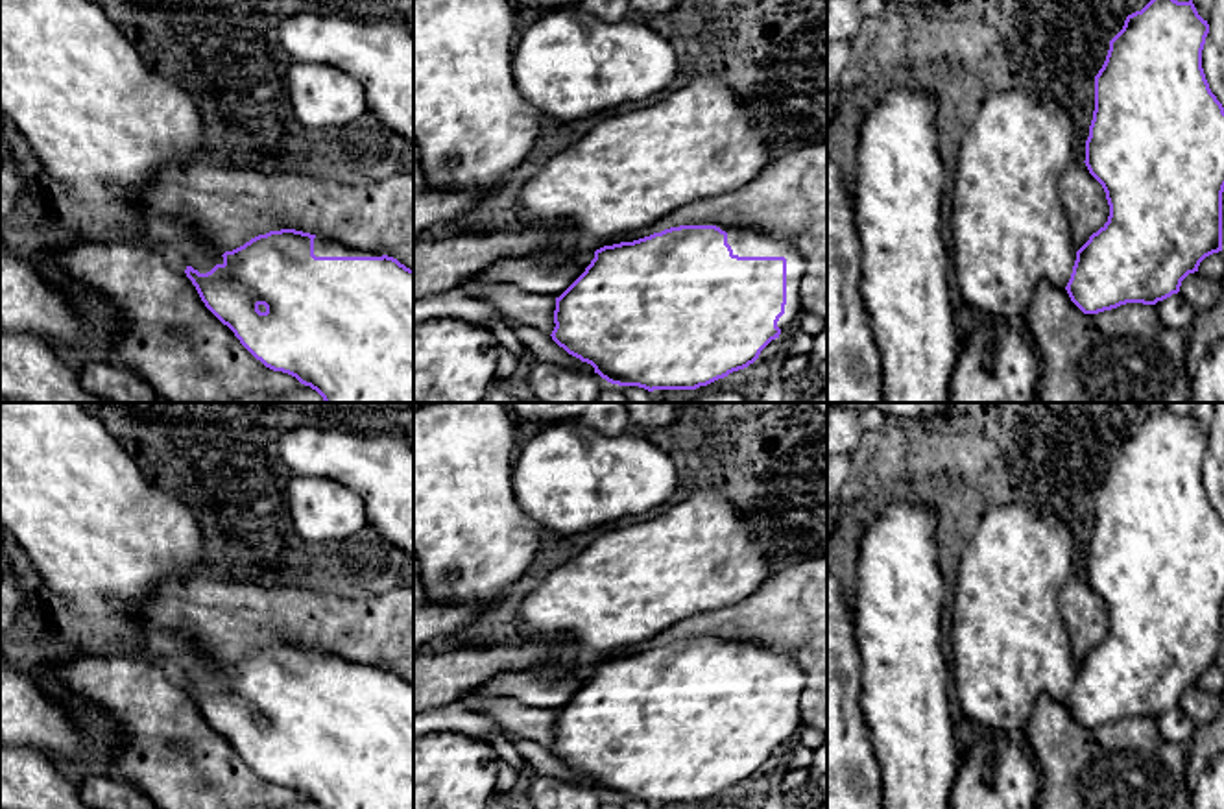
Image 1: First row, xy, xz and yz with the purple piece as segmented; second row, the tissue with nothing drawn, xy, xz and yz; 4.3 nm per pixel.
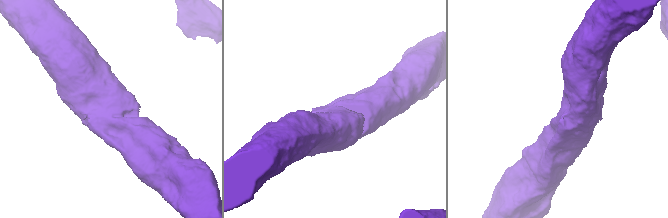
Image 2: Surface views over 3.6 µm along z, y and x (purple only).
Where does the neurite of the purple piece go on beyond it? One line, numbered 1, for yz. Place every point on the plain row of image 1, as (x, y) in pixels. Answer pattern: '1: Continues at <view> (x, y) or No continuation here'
1: No continuation here

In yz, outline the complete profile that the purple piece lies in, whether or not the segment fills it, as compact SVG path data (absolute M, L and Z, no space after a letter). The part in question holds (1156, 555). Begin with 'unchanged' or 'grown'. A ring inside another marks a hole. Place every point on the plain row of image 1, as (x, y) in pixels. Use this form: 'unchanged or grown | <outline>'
unchanged | M1167 404L1154 410L1141 425L1126 430L1122 443L1110 454L1106 475L1095 489L1095 525L1086 554L1086 580L1089 587L1102 598L1110 619L1108 635L1089 650L1076 665L1071 693L1065 700L1071 715L1084 728L1098 728L1126 717L1156 718L1180 706L1182 694L1198 685L1200 676L1222 665L1222 606L1224 606L1224 521L1211 506L1202 482L1202 464L1209 438L1204 434L1193 414L1178 416Z

